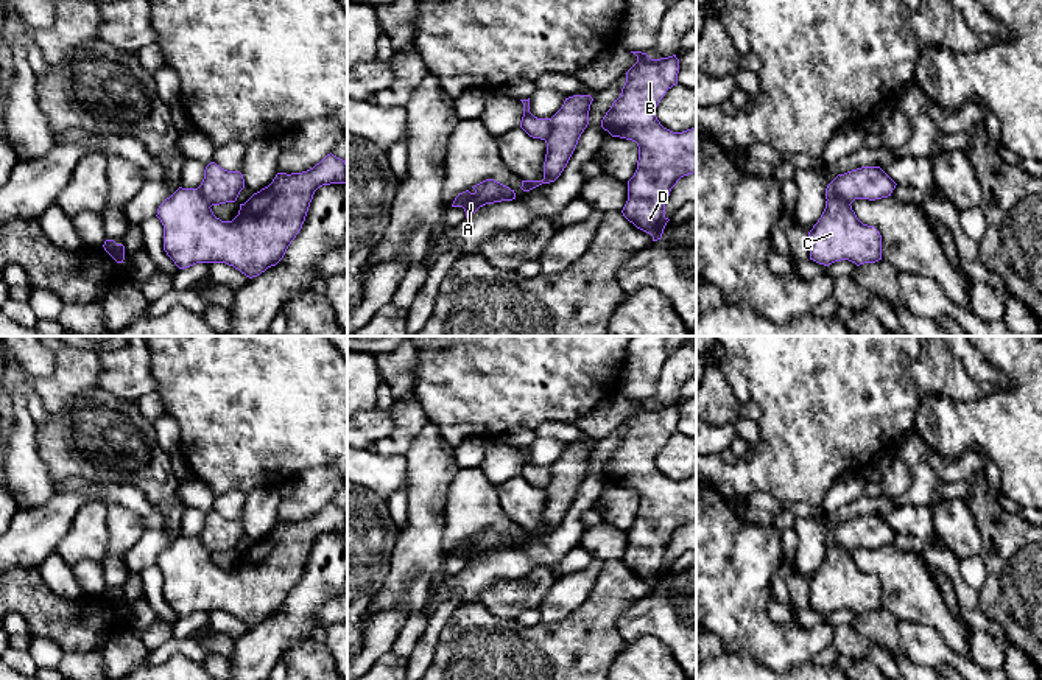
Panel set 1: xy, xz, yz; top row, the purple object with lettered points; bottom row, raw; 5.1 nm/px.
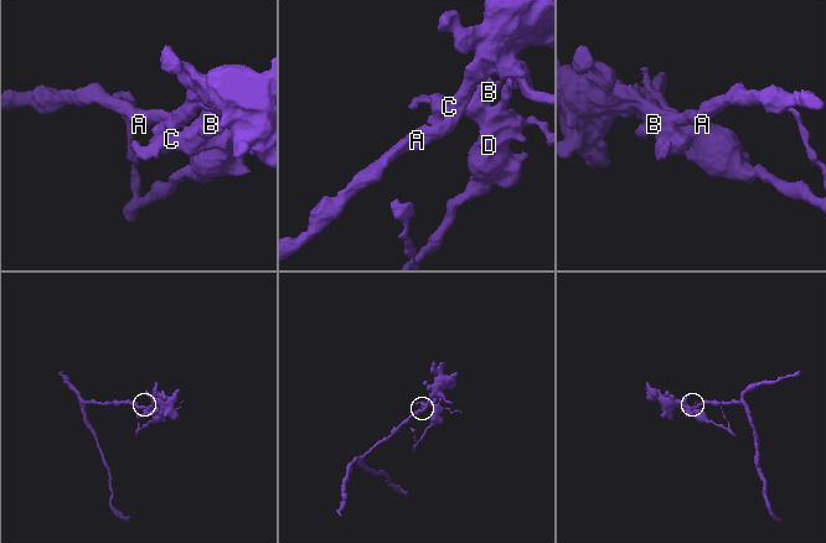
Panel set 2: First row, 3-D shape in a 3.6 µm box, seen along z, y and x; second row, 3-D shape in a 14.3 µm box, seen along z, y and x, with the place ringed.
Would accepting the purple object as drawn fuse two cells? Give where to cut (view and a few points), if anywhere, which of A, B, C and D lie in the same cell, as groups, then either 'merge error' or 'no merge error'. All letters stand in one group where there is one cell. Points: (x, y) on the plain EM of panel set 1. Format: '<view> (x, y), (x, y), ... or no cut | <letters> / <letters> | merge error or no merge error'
yz (827, 546), (838, 545), (851, 551) | A / B C D | merge error

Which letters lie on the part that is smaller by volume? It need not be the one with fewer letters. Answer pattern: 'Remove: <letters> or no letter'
Remove: B, C, D

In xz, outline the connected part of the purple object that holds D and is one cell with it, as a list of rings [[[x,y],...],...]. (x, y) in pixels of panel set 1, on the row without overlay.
[[[642,400],[631,401],[637,411],[626,420],[621,442],[603,465],[601,476],[639,495],[637,518],[628,529],[621,562],[657,590],[670,570],[665,552],[671,537],[681,526],[696,521],[696,475],[673,481],[656,465],[659,450],[678,433],[676,403],[651,408]]]

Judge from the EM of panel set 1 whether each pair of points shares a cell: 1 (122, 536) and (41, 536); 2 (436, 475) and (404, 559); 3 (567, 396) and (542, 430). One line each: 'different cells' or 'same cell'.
1: different cells
2: same cell
3: different cells

